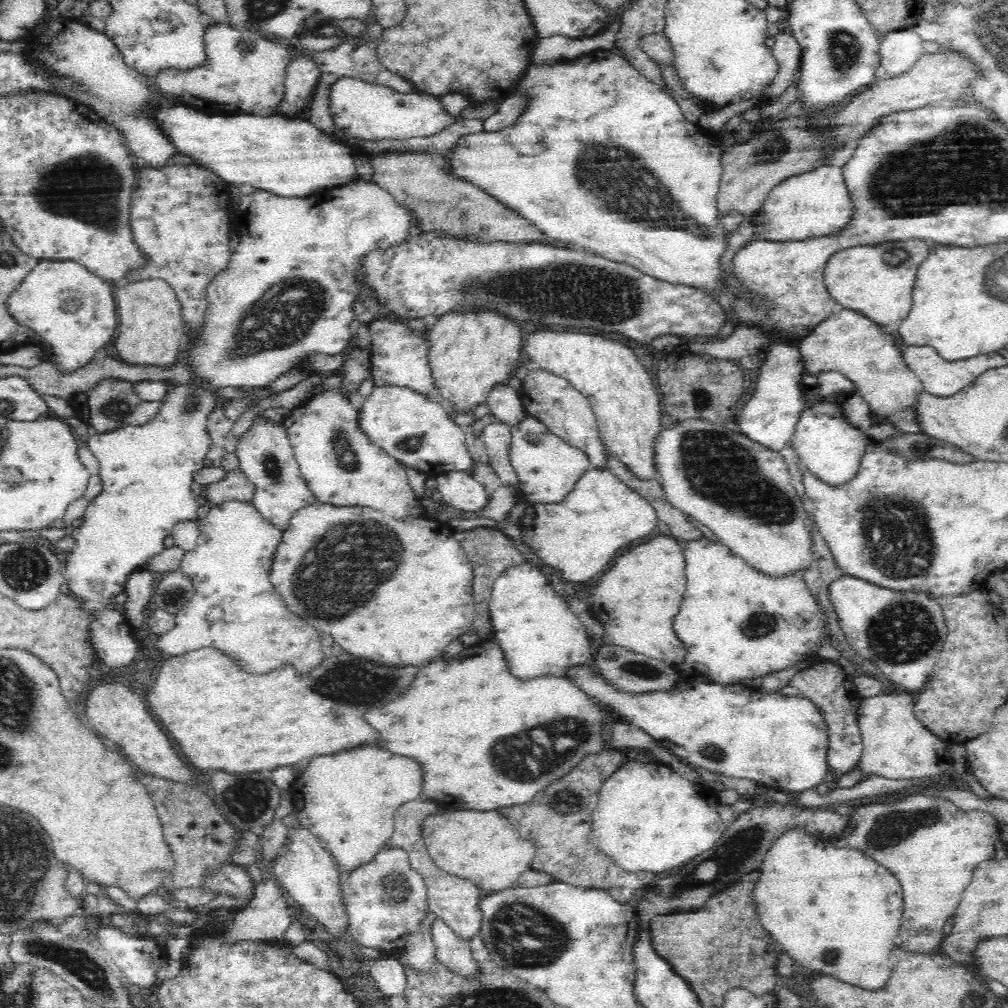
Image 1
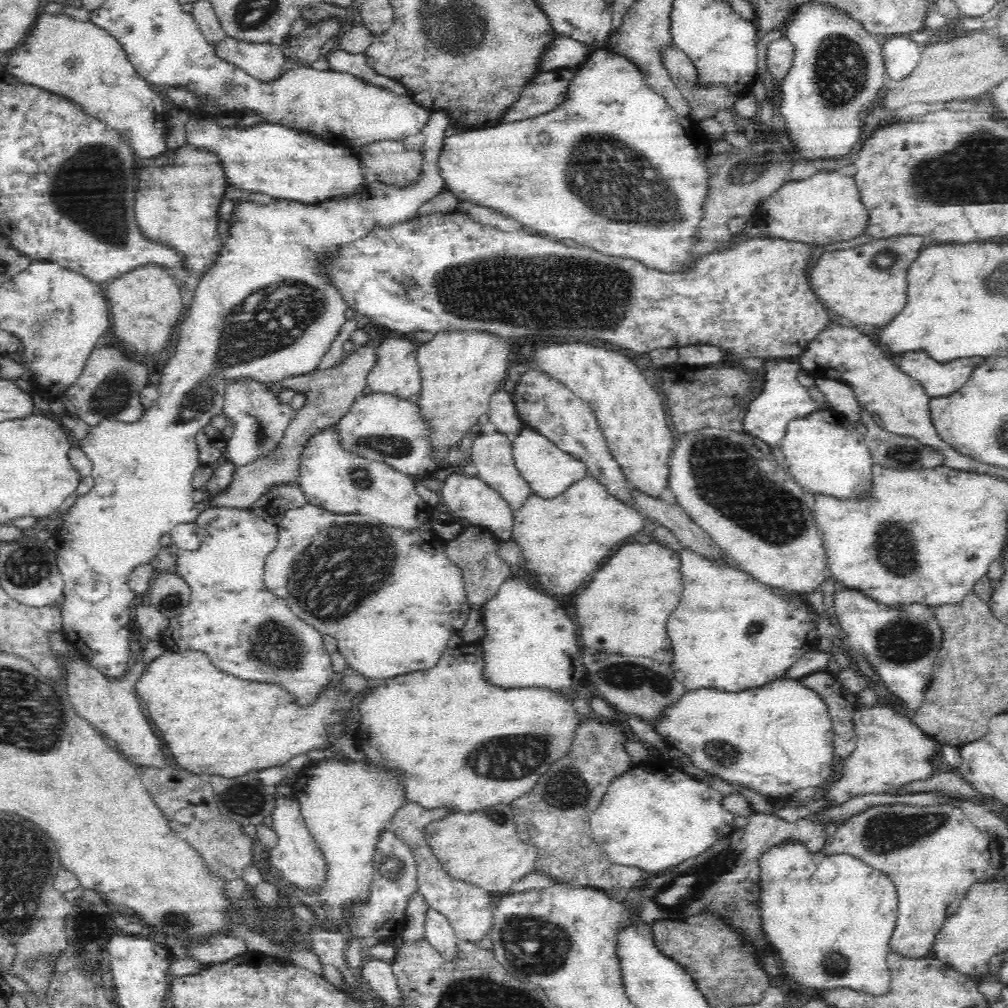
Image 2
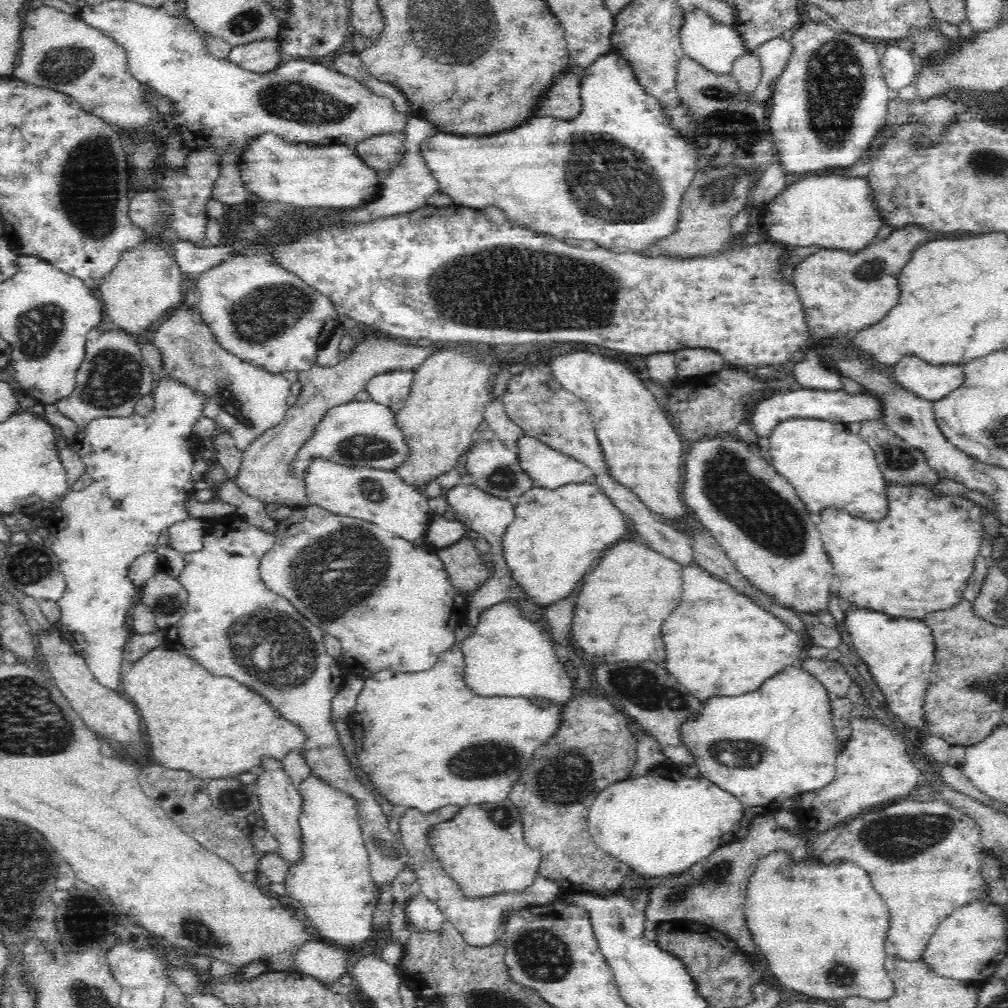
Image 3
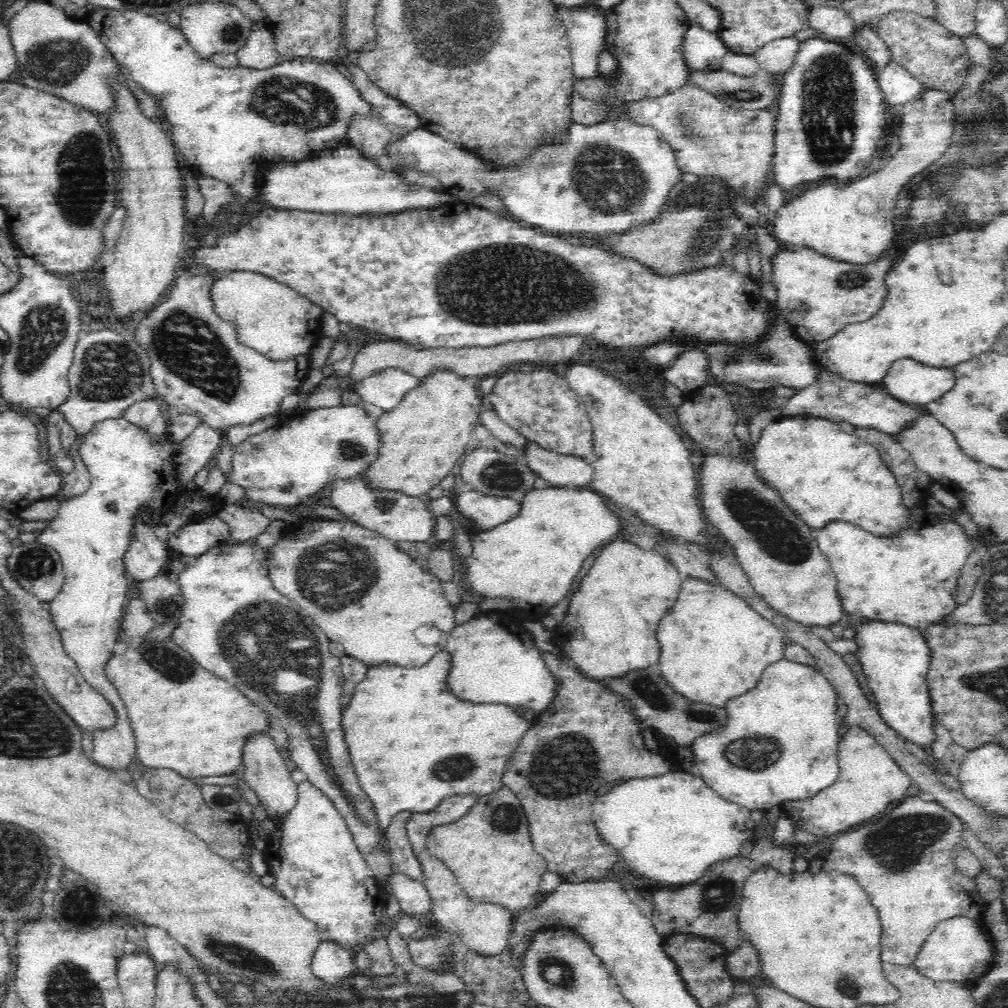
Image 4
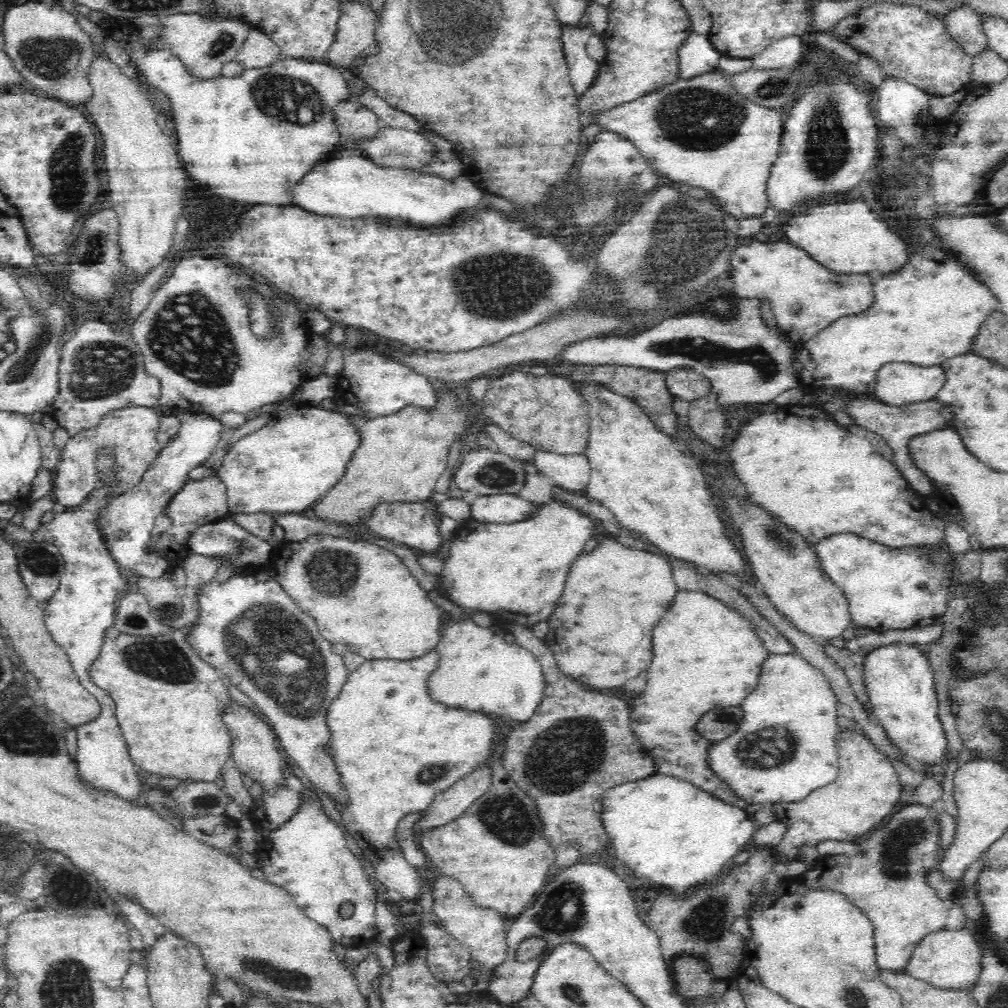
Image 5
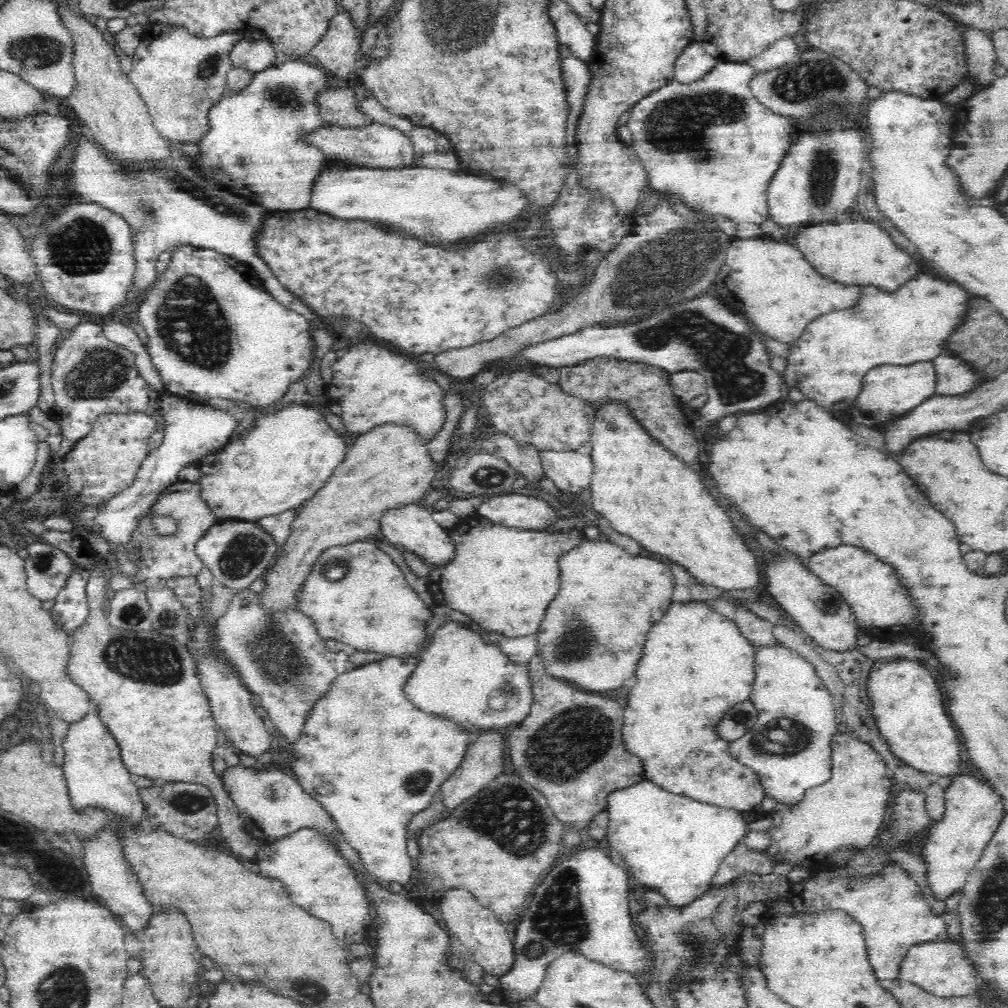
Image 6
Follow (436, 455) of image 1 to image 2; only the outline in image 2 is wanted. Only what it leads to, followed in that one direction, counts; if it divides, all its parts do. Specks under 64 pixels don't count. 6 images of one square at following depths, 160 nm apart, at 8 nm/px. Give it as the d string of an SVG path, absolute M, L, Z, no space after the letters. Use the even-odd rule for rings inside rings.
M372 392L369 395L358 397L335 424L335 433L337 434L337 444L340 445L340 448L365 460L385 462L385 464L390 465L400 473L430 476L438 468L449 466L447 458L441 464L433 462L433 458L431 457L433 454L429 450L427 441L427 424L421 420L419 410L417 410L417 403L400 400L396 396L391 396L391 394Z

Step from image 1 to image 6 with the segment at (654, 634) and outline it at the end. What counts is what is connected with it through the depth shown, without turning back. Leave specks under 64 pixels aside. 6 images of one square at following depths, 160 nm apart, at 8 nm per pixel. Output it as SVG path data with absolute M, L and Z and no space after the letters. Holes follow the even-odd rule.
M583 540L570 552L561 554L558 558L558 568L560 592L548 604L548 610L540 624L540 632L535 634L541 666L549 676L562 680L566 678L566 682L584 691L616 690L628 678L634 676L634 668L640 658L646 634L673 604L675 584L671 568L661 560L630 556L626 550L618 548L615 544L598 540Z

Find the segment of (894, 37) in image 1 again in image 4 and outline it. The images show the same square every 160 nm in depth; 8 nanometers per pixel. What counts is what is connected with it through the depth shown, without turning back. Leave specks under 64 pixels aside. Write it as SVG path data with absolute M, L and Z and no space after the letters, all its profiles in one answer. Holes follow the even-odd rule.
M891 60L884 68L878 69L876 75L878 86L888 108L914 102L926 91L921 82L912 78L901 66Z

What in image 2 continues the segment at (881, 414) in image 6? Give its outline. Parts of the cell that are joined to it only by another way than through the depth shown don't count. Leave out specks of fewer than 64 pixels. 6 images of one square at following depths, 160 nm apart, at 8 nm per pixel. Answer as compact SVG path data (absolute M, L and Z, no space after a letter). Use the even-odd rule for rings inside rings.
M908 352L896 360L896 365L904 375L916 380L932 399L948 396L964 386L976 362L982 361L982 358L972 357L941 363L928 354Z

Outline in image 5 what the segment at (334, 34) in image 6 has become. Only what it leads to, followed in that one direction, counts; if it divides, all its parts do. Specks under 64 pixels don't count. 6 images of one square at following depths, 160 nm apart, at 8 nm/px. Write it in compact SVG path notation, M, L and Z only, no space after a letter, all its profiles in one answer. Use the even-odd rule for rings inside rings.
M349 1L346 6L341 8L337 29L326 56L332 66L344 66L344 68L348 68L356 60L356 56L360 52L364 52L370 44L376 43L375 30L377 18L378 16L368 3L366 6L362 6L359 2Z

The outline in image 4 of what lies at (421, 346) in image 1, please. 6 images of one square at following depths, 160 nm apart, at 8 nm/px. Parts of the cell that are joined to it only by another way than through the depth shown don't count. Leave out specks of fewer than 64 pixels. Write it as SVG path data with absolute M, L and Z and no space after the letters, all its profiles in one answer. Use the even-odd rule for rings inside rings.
M384 367L354 385L354 392L365 404L374 404L385 411L395 409L410 390L420 386L418 378L398 367Z

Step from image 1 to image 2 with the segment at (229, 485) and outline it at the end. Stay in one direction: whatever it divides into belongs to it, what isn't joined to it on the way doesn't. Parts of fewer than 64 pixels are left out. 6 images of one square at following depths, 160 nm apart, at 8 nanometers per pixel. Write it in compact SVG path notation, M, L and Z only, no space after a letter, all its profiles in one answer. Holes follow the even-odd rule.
M366 344L355 348L352 353L345 354L337 366L324 370L316 369L303 375L286 378L288 388L294 388L300 394L304 394L304 398L306 398L304 406L295 412L292 420L284 429L283 437L273 451L236 467L228 492L214 496L210 507L250 509L256 500L260 500L270 490L280 489L280 486L284 486L284 484L298 483L300 460L302 460L306 442L310 438L314 438L316 434L322 434L326 428L335 425L352 402L362 396L361 393L367 387L367 376L376 364L378 364L376 347Z

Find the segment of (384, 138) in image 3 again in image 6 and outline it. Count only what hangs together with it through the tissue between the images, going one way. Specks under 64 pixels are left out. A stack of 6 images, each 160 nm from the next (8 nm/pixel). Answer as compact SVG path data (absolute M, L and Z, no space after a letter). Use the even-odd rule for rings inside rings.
M341 84L341 88L322 89L316 95L316 107L320 121L328 126L362 127L364 114L359 110L353 86Z

